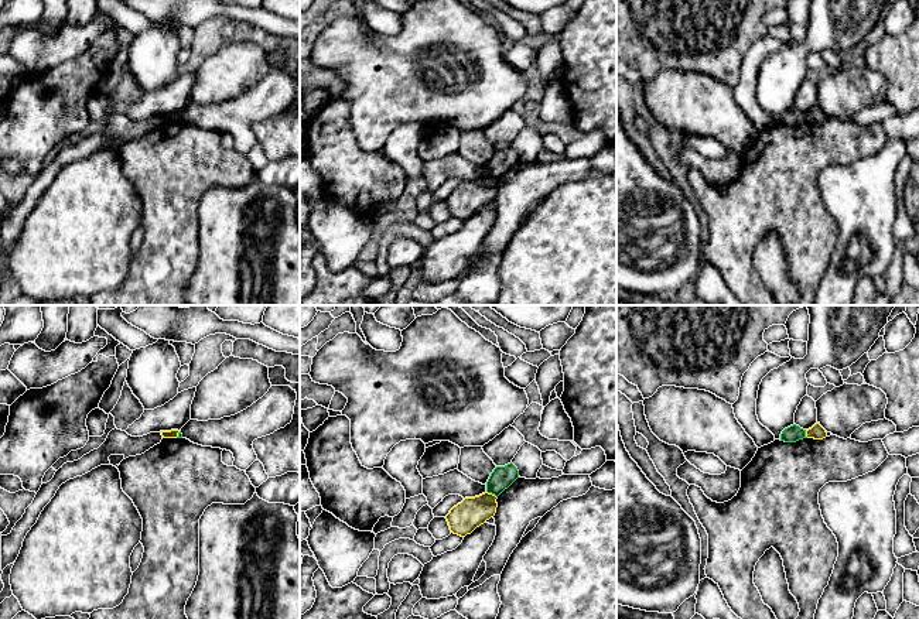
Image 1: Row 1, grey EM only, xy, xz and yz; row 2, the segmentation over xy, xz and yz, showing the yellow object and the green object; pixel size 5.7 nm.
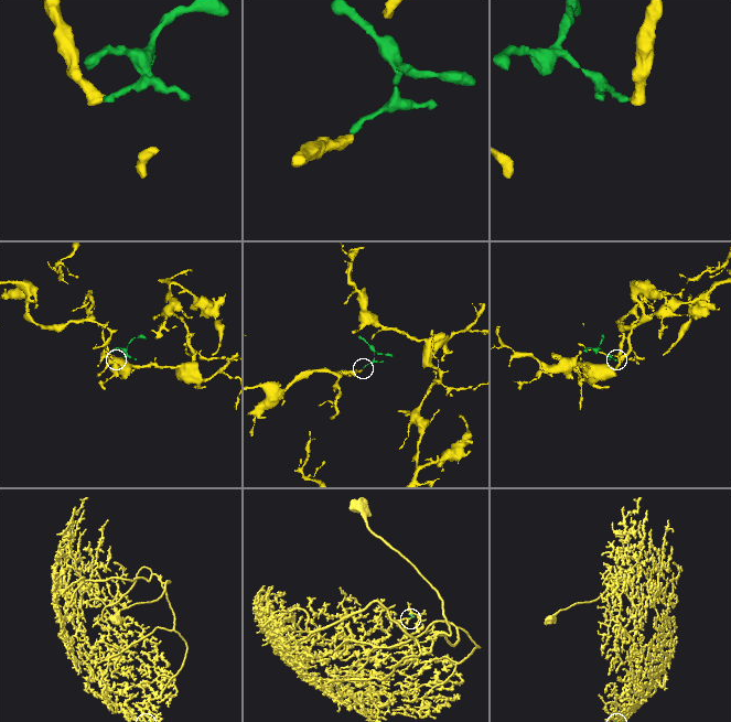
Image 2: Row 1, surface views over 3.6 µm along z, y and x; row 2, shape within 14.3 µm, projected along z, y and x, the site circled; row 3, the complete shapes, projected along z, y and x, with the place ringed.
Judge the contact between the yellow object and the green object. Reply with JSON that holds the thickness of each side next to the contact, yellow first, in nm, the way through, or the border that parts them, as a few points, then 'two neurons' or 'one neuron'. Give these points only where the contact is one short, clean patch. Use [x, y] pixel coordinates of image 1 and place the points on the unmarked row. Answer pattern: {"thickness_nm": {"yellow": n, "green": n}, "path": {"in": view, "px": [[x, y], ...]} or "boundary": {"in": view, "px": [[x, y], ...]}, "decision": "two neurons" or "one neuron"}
{"thickness_nm": {"yellow": 180, "green": 130}, "boundary": {"in": "xz", "px": [[487, 174], [496, 181]]}, "decision": "two neurons"}

